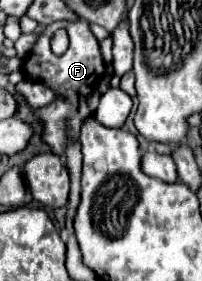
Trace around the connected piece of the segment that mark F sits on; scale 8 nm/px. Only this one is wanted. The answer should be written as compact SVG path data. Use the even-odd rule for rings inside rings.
M76 19L76 23L52 23L44 29L44 33L40 35L40 39L36 41L36 45L32 47L30 55L26 57L24 65L24 75L32 81L42 81L46 83L50 89L56 91L58 99L44 107L44 109L38 109L36 115L38 119L44 123L44 141L52 147L54 153L62 155L64 153L64 147L70 139L78 139L80 135L80 125L82 125L82 119L86 119L90 115L90 109L86 105L86 99L88 95L98 87L98 81L102 79L104 75L104 61L100 57L100 47L98 47L98 39L92 35L92 29L88 27L86 21L82 19ZM58 29L66 29L68 33L68 39L70 39L70 45L68 45L68 51L64 55L54 55L50 51L50 41L52 41L52 35L58 31Z

